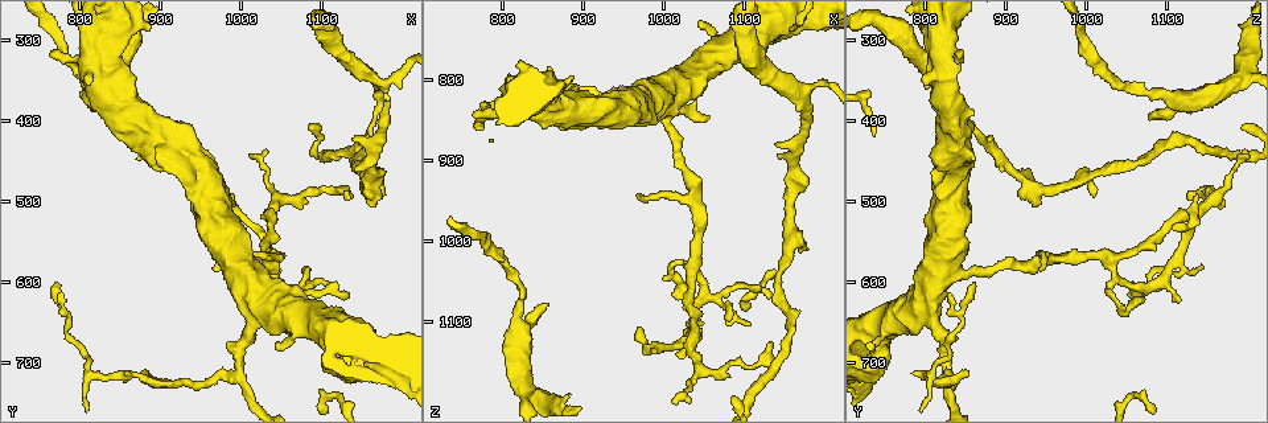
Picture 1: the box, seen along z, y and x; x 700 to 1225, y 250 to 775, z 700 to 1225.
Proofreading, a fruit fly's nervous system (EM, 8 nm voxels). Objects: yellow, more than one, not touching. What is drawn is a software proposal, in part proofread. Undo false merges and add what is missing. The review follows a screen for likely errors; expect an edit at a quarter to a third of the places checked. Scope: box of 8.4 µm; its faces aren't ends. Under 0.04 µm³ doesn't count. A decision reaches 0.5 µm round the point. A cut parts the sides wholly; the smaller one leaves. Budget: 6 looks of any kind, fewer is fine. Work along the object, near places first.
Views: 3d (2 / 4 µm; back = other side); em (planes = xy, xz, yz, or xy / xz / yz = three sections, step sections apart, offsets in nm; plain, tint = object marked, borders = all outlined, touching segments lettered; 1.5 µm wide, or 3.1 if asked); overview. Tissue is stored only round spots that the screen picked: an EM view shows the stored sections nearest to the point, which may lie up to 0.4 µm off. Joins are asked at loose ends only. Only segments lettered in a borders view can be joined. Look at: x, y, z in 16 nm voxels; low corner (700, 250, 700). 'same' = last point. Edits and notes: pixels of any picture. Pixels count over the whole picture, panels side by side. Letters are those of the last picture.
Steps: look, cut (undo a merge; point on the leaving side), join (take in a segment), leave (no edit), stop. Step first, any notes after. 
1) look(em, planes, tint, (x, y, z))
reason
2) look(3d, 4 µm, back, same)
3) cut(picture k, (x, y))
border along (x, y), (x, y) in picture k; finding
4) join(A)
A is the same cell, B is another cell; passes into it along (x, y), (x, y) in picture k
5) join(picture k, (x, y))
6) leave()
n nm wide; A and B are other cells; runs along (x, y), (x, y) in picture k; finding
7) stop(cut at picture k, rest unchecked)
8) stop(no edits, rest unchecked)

look(3d, 2 µm, (1000, 715, 825))
thick turns thin

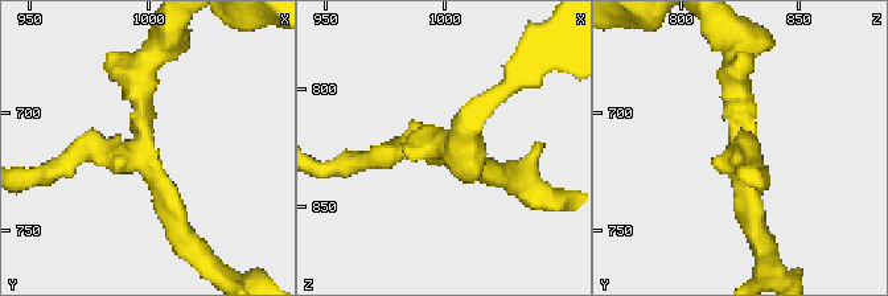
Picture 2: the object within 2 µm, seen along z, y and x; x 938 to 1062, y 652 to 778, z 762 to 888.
look(em, planes, tint, (998, 711, 825))
now the EM

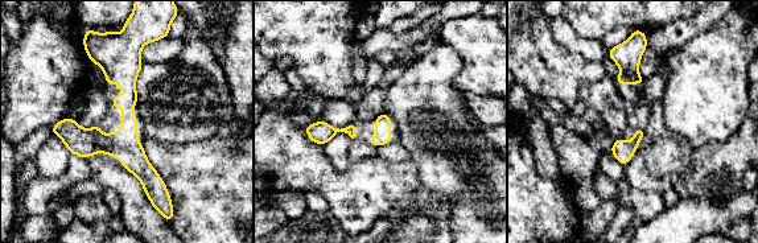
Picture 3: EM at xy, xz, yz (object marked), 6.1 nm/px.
look(em, planes, borders, same)
see the neighbours

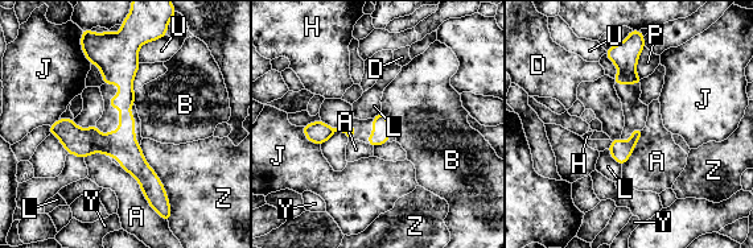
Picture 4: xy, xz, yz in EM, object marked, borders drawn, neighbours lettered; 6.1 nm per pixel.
leave()
A, B, D, H, J, L, P, U, Y and Z are other cells; 3 arms; all the same neuron

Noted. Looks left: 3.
look(3d, 4 µm, (1005, 590, 845))
four or more arms meet

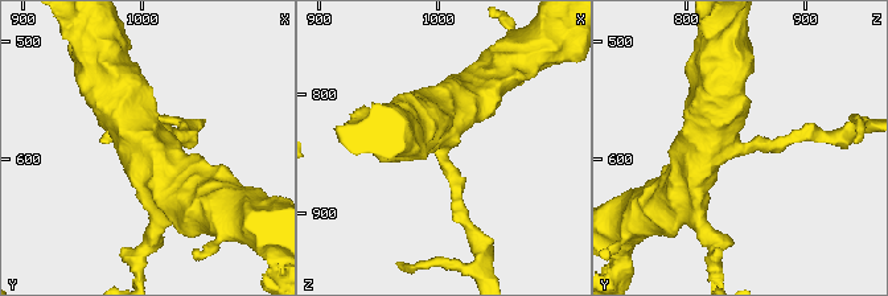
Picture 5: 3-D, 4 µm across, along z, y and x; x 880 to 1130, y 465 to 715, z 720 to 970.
look(em, xz, step 4, tint, (1002, 590, 848))

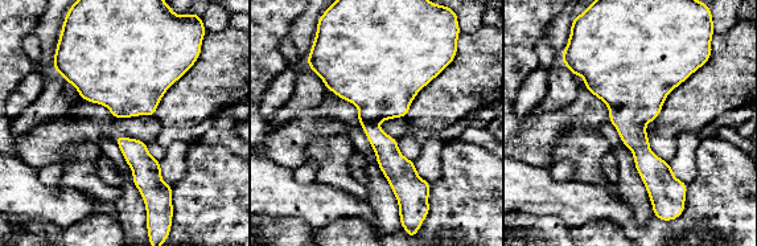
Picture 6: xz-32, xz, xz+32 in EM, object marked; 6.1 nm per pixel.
look(em, planes, borders, same)

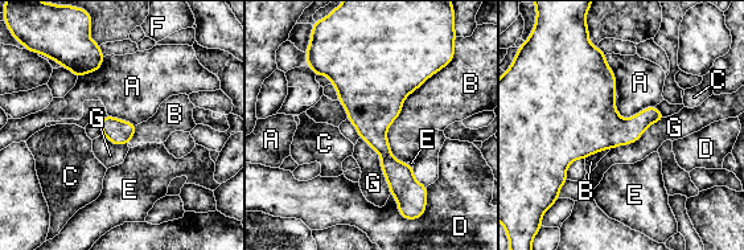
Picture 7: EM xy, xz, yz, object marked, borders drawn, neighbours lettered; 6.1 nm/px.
leave()
A, B, C, D, E, F and G are other cells; border along (615, 99), (624, 118), (654, 105) in picture 7; all the same neuron

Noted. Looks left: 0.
stop(no edits, rest unchecked)

